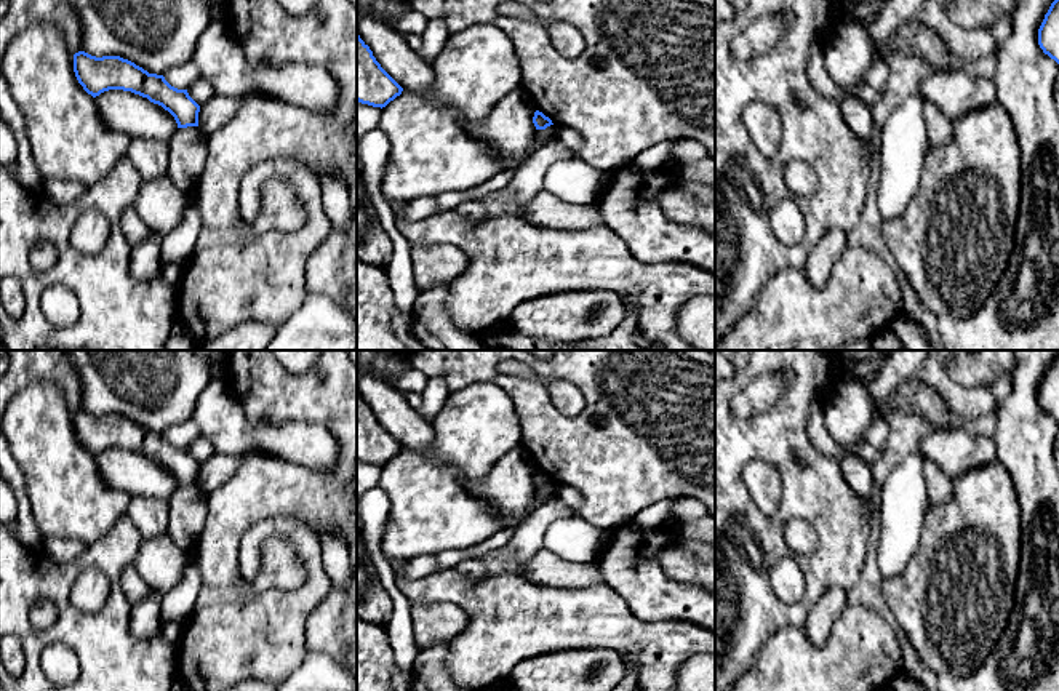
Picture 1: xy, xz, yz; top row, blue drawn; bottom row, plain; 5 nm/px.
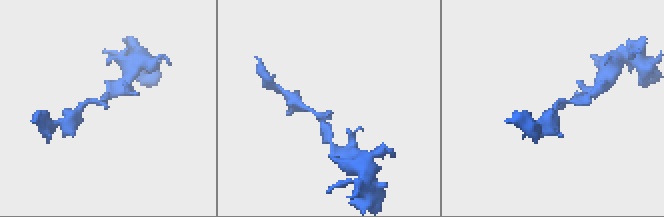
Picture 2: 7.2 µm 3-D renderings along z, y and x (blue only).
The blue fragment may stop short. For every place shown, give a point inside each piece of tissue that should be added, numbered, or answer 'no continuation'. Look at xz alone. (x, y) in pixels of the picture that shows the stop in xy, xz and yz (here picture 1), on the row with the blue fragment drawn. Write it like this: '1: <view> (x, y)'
no continuation

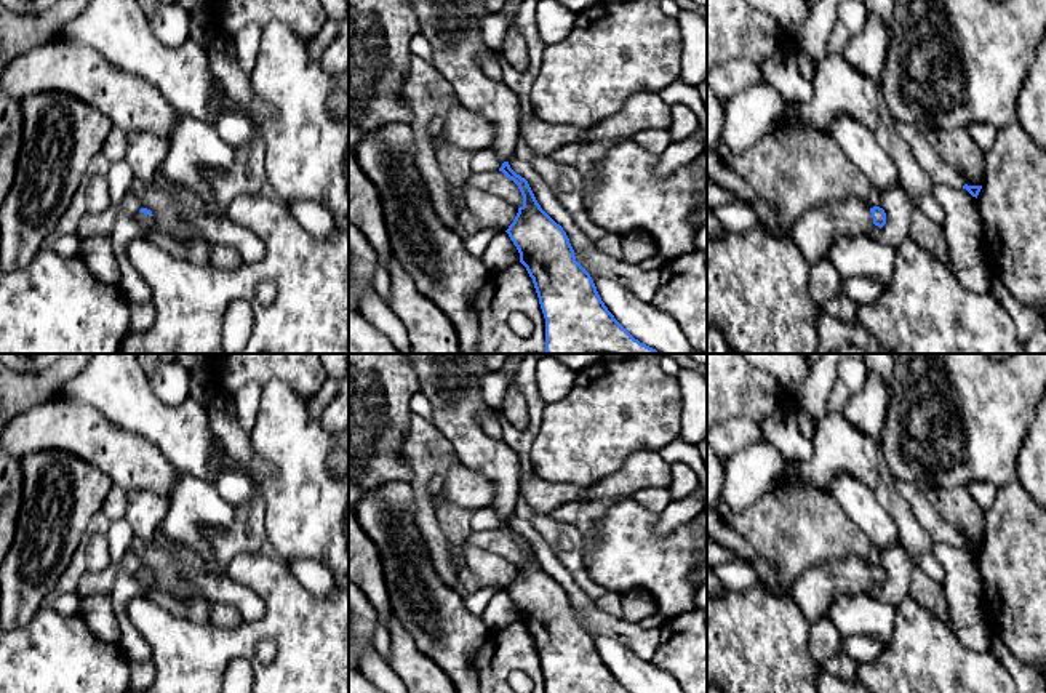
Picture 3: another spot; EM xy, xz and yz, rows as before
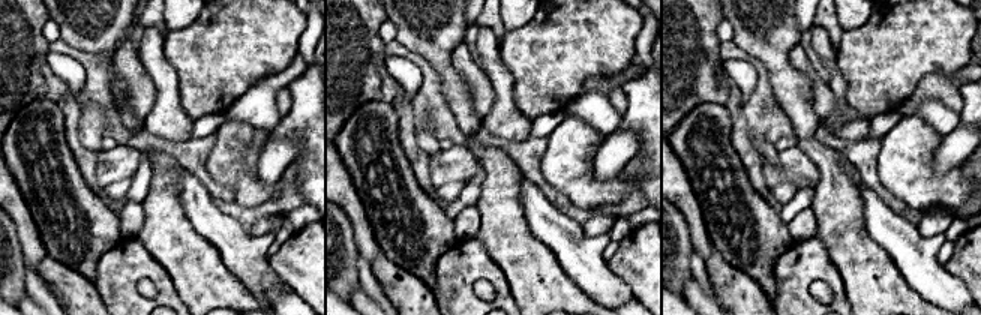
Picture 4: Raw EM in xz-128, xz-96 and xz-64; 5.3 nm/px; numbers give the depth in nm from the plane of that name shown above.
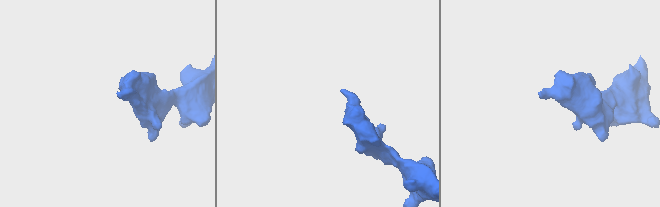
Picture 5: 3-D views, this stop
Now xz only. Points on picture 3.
1: xz (451, 26)

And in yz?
1: yz (814, 232)

